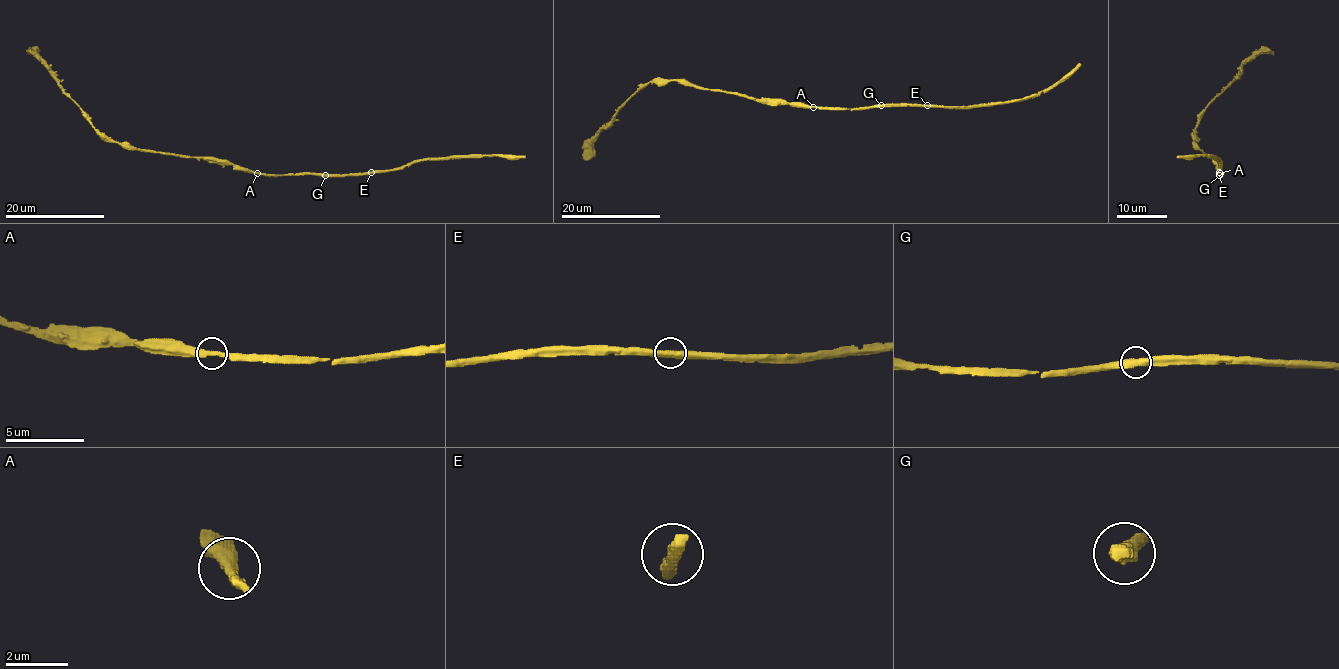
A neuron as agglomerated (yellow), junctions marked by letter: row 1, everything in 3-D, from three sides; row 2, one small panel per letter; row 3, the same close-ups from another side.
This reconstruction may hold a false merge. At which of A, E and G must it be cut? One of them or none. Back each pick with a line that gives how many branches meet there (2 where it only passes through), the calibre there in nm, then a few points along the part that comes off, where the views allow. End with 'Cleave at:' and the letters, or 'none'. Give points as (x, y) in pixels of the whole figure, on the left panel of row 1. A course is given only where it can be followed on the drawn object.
Cleave at: none

